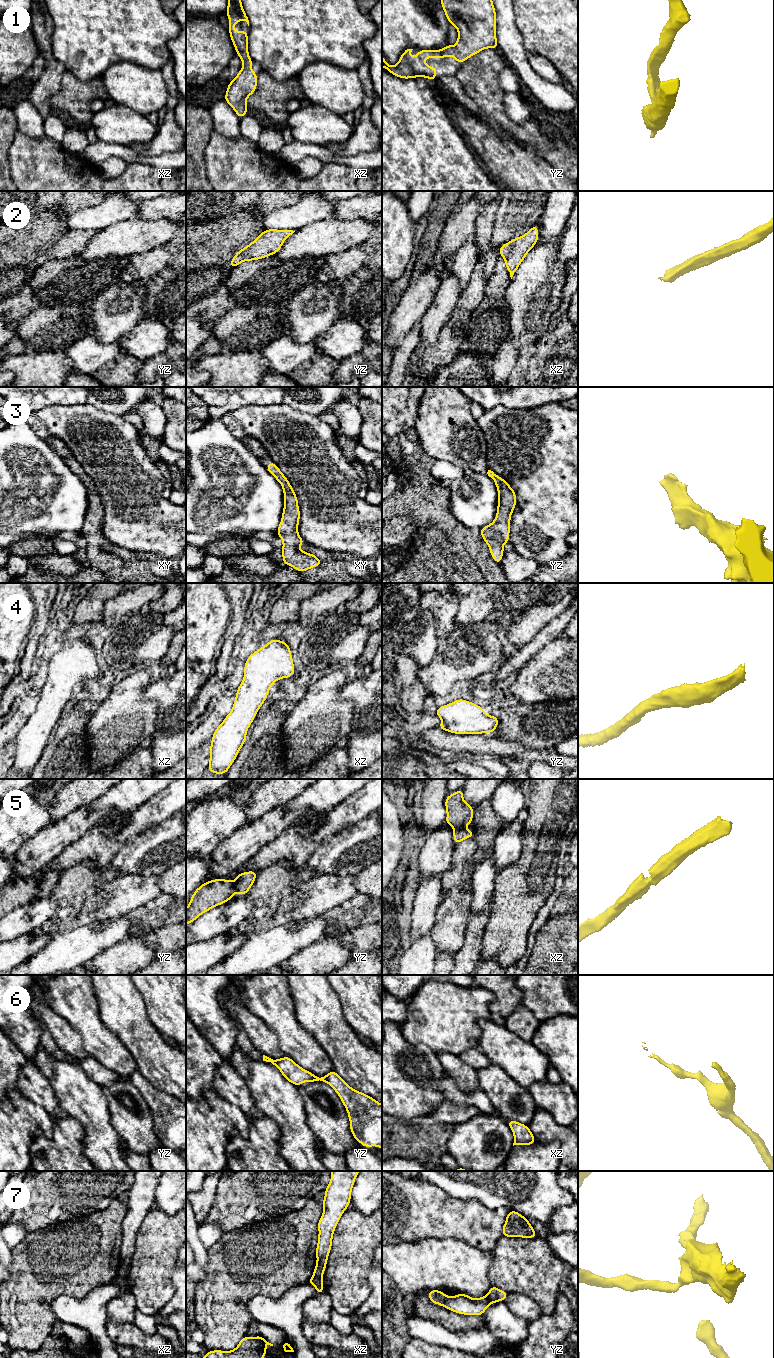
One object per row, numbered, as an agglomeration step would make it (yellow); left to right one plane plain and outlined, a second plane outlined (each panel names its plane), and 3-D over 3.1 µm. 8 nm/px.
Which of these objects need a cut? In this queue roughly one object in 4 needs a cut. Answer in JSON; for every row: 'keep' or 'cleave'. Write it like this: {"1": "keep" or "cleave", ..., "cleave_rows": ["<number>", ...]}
{"1": "keep", "2": "keep", "3": "keep", "4": "keep", "5": "keep", "6": "keep", "7": "cleave", "cleave_rows": ["7"]}

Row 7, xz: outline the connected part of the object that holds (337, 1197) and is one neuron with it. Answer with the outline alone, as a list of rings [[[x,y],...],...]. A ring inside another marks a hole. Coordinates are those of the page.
[[[331,1171],[331,1180],[322,1201],[323,1214],[318,1221],[317,1262],[313,1272],[313,1276],[317,1278],[323,1277],[335,1228],[350,1204],[352,1187],[359,1172]]]

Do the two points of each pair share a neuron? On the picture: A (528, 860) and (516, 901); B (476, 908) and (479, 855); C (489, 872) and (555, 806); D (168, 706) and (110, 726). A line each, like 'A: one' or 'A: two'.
A: one
B: two
C: two
D: two

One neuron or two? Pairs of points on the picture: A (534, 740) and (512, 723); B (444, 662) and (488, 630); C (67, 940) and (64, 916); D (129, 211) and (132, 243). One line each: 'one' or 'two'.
A: one
B: one
C: two
D: two

